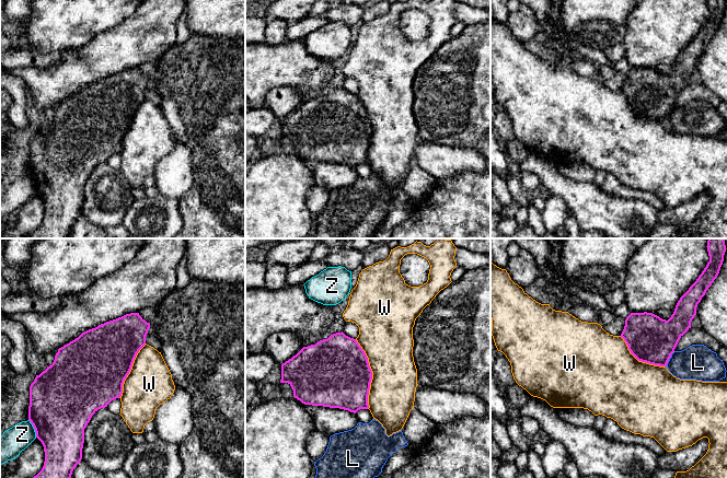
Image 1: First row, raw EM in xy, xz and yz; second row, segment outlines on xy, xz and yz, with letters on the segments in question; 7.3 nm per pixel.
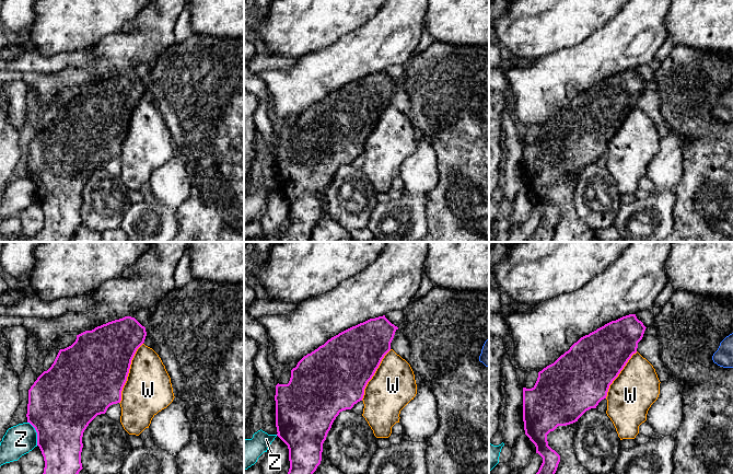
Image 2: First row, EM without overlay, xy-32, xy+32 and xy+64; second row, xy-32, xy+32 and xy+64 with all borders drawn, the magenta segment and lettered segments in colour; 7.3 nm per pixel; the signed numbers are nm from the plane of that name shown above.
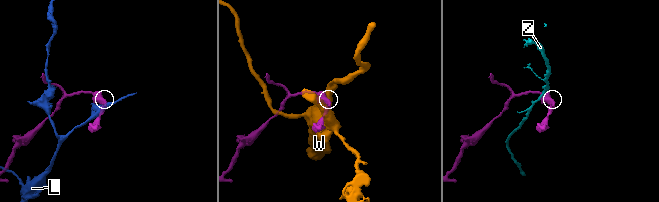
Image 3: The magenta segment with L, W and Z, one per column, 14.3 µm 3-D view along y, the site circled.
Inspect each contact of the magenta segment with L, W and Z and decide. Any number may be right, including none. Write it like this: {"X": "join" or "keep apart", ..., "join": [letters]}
{"L": "keep apart", "W": "keep apart", "Z": "keep apart", "join": []}

